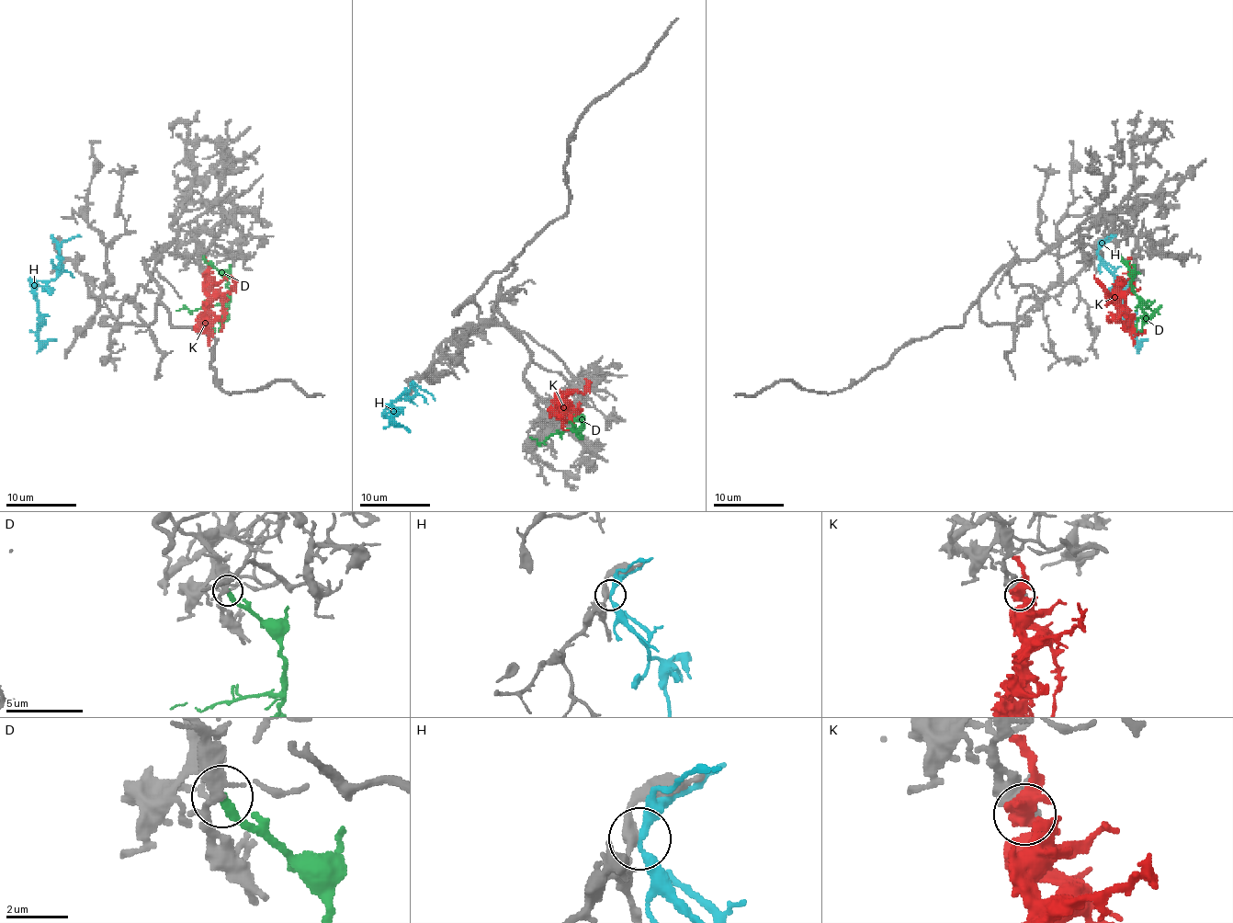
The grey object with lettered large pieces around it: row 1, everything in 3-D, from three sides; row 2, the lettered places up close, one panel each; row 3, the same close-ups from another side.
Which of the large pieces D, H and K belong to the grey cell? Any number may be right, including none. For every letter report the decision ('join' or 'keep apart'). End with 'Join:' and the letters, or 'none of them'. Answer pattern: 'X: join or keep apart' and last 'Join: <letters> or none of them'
D: keep apart
H: keep apart
K: keep apart
Join: none of them

